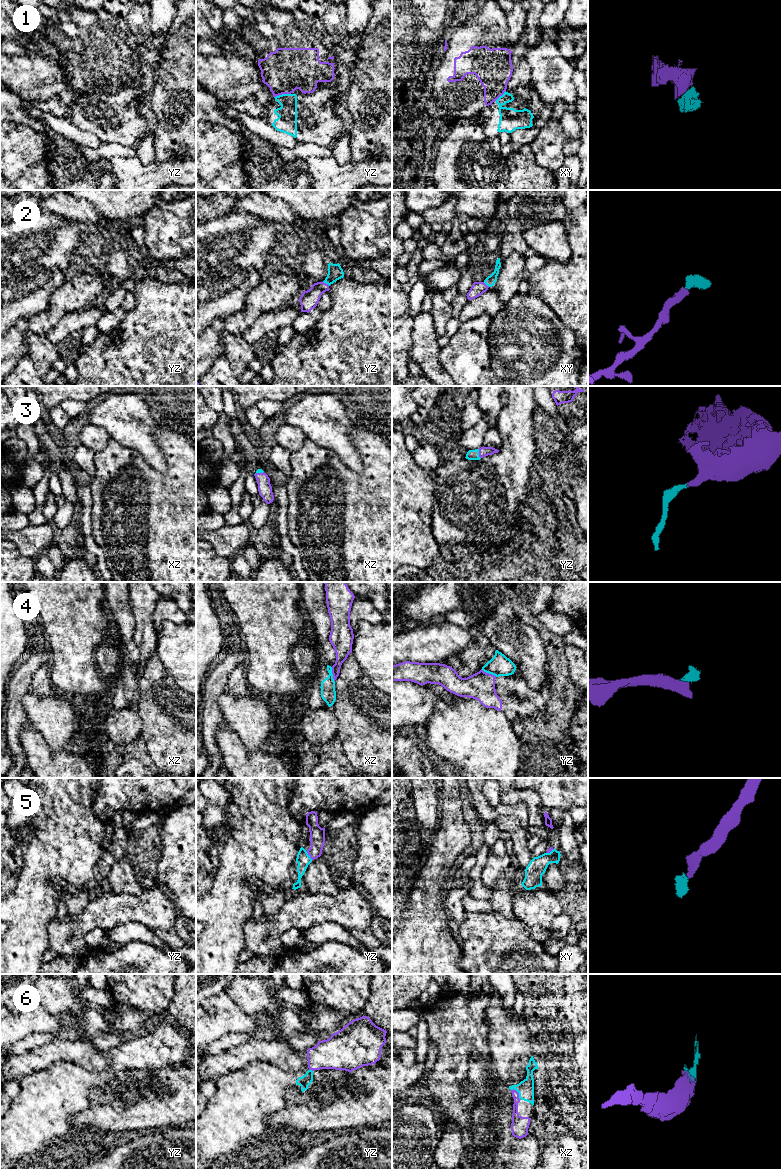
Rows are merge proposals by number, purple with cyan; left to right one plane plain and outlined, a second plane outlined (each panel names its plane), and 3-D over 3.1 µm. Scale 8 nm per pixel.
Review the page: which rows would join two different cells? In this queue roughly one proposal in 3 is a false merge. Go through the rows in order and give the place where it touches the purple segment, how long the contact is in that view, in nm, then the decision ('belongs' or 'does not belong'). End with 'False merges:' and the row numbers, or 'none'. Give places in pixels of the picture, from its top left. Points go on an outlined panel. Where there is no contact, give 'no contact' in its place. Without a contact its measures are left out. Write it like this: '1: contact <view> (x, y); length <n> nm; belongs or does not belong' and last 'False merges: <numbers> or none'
1: contact yz (282, 93); length 140 nm; does not belong
2: contact yz (325, 283); length 70 nm; belongs
3: contact yz (479, 454); length 80 nm; belongs
4: contact yz (488, 673); length 140 nm; does not belong
5: contact yz (308, 854); length 90 nm; belongs
6: contact xz (517, 1092); length 100 nm; belongs
False merges: 1, 4

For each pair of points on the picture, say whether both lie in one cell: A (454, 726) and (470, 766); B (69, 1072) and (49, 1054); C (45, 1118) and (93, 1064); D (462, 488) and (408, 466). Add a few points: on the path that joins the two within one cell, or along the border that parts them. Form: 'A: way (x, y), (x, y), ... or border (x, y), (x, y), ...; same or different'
A: way (464, 736), (470, 742), (470, 756); same
B: border (80, 1065), (54, 1061), (44, 1068), (35, 1070); different
C: border (66, 1061), (71, 1061), (98, 1073); different
D: border (436, 481), (433, 504); different

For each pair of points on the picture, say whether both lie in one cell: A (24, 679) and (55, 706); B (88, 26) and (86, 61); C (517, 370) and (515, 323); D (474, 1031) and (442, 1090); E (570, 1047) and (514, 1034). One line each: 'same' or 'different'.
A: different
B: same
C: same
D: same
E: different

